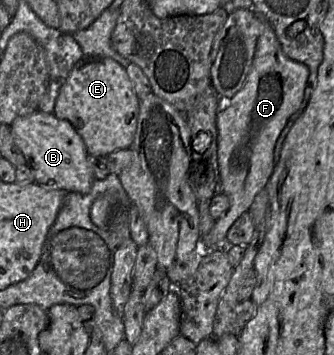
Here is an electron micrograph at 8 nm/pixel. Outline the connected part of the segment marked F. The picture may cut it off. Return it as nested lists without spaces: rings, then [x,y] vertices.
[[[263,20],[251,69],[243,87],[230,104],[217,113],[217,158],[220,192],[228,196],[230,206],[201,239],[202,252],[224,249],[227,232],[247,212],[255,196],[266,186],[274,170],[274,148],[288,119],[298,111],[304,97],[309,70],[283,52],[272,27]]]

